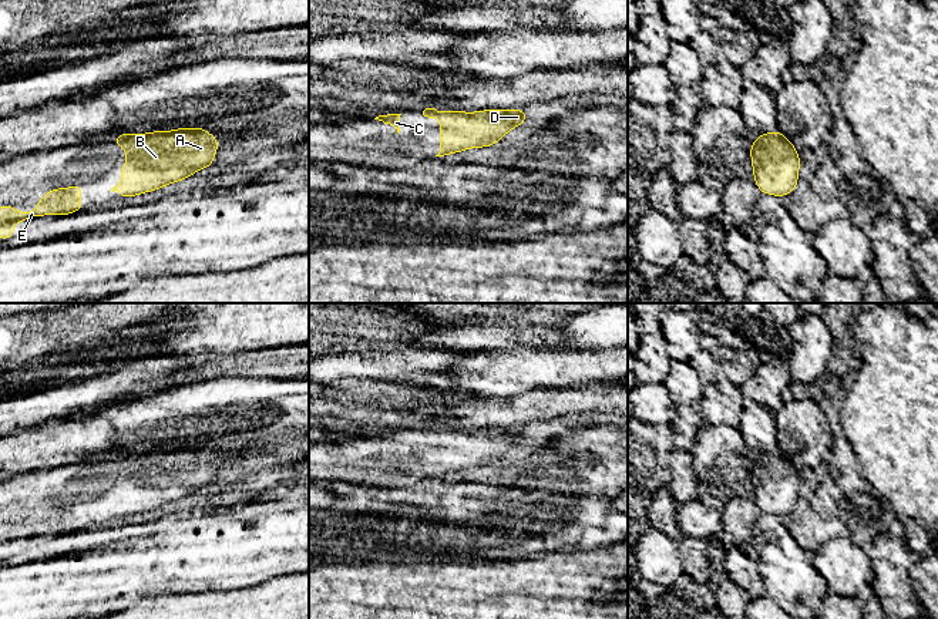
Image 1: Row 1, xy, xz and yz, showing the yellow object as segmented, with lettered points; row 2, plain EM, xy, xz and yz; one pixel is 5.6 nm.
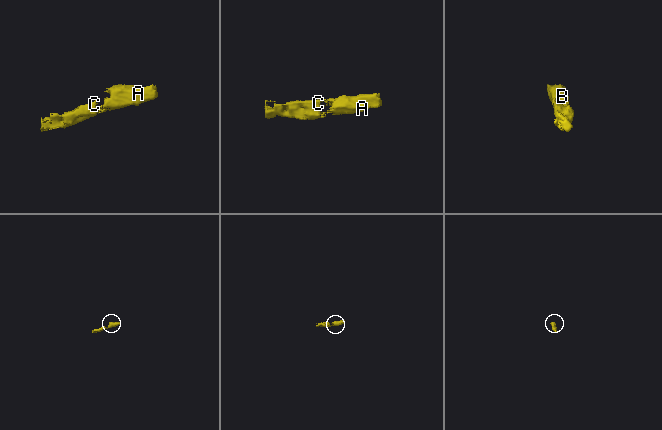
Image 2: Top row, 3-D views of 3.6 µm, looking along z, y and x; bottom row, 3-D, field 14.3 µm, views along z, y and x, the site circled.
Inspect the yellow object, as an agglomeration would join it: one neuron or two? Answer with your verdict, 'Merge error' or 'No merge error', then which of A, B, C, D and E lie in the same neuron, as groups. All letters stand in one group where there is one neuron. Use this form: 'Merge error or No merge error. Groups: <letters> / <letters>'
No merge error. Groups: A B C D E

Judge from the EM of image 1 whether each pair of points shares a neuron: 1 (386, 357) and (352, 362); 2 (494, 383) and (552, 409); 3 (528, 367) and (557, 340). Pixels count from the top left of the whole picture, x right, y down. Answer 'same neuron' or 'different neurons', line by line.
1: same neuron
2: different neurons
3: different neurons

